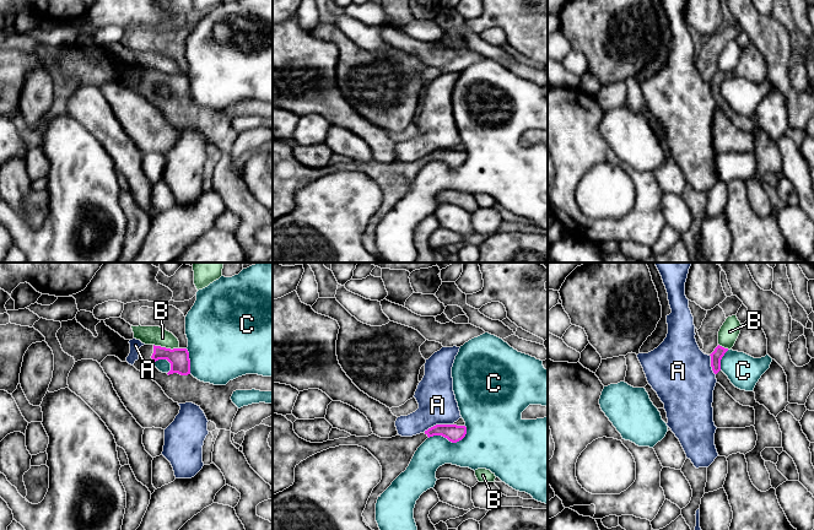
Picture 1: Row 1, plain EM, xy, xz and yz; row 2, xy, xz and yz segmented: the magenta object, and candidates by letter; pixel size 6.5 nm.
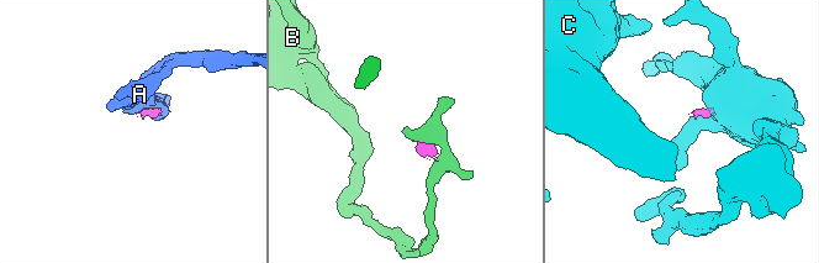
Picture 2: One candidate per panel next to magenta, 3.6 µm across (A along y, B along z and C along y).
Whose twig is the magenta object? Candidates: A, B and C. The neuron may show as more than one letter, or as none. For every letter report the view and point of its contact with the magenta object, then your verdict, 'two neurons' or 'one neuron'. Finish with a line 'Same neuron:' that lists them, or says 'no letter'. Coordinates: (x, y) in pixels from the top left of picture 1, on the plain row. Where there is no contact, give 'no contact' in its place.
A: contact xz (437, 150); two neurons
B: contact xy (165, 72); two neurons
C: contact xz (451, 166); two neurons
Same neuron: no letter

